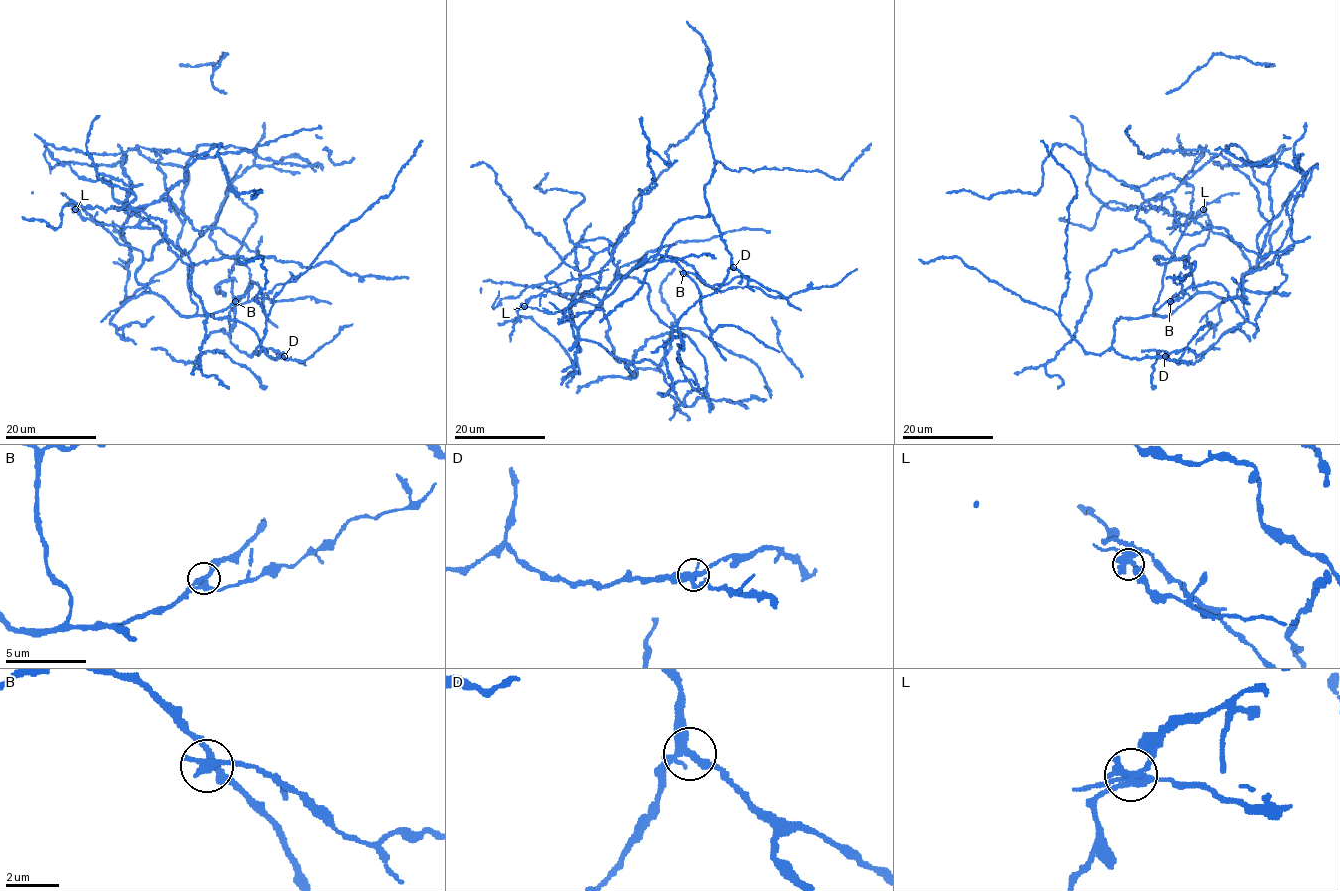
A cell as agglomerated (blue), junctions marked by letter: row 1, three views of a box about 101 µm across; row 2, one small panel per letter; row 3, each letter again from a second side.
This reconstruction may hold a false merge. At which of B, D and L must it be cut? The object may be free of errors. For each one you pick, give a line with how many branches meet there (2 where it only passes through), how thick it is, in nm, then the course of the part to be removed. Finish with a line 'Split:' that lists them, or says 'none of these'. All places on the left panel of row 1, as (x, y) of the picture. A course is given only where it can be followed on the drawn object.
B: 4 branches meet; 300 nm thick; foreign part runs (235, 301), (241, 304), (248, 302), (263, 296), (276, 285), (291, 281), (293, 277), (289, 271)
Split: B

